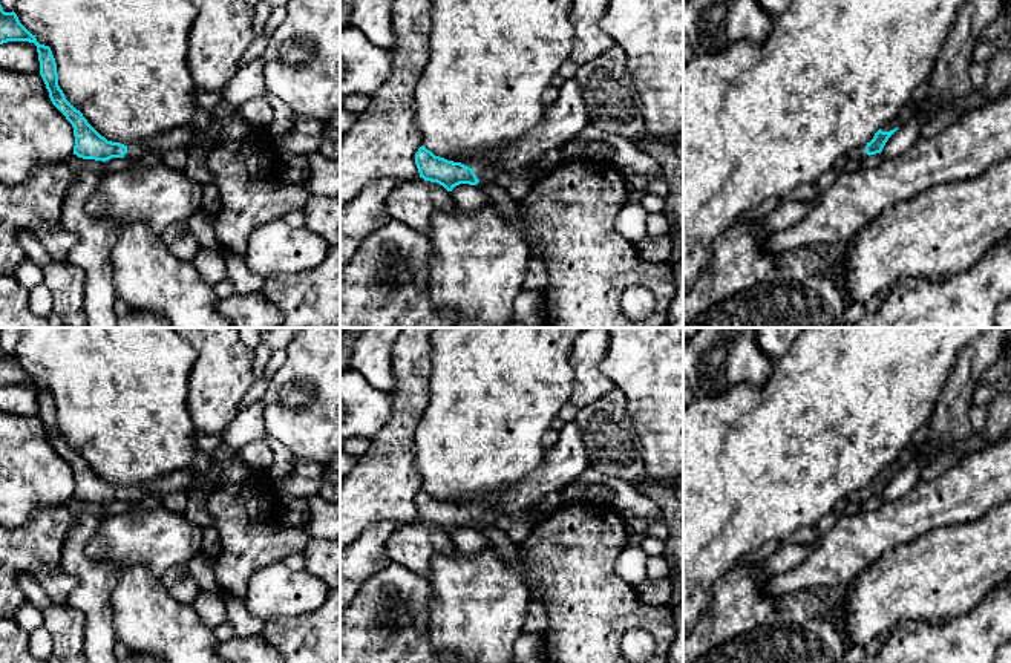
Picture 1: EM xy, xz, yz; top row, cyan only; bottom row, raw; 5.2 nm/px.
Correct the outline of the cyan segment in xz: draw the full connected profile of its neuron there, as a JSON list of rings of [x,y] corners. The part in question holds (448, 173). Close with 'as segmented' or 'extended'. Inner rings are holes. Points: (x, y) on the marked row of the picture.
[[[565,80],[555,103],[545,109],[541,122],[502,150],[453,162],[435,156],[421,145],[415,153],[415,164],[420,178],[452,191],[460,184],[476,185],[481,179],[493,181],[498,173],[535,170],[548,150],[561,149],[564,141],[571,139],[587,126],[590,119],[579,86],[574,80]]]; extended

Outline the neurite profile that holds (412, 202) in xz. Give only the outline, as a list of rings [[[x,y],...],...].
[[[418,178],[398,184],[386,199],[386,211],[395,220],[426,234],[434,211],[452,213],[455,202],[443,185]]]

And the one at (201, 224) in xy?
[[[204,208],[190,217],[187,225],[199,240],[201,248],[221,250],[214,234],[214,217],[210,216]]]

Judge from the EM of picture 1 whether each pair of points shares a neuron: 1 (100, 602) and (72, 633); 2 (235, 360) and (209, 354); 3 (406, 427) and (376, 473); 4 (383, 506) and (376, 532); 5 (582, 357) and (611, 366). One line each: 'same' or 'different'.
1: different
2: same
3: same
4: different
5: different

